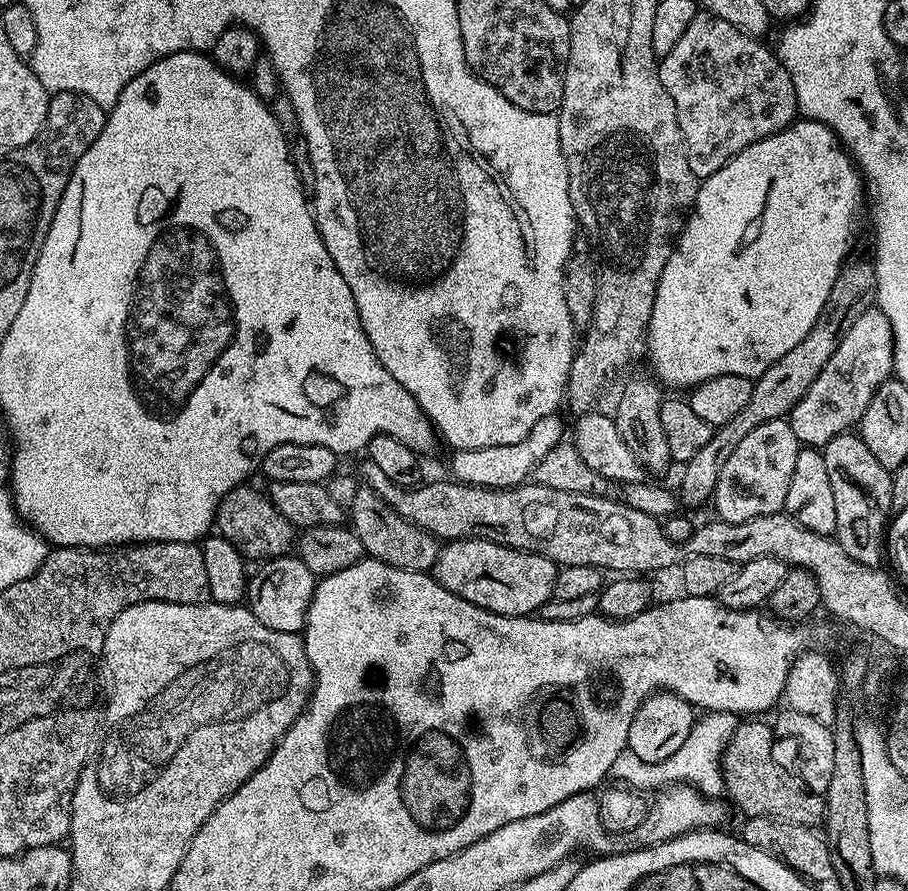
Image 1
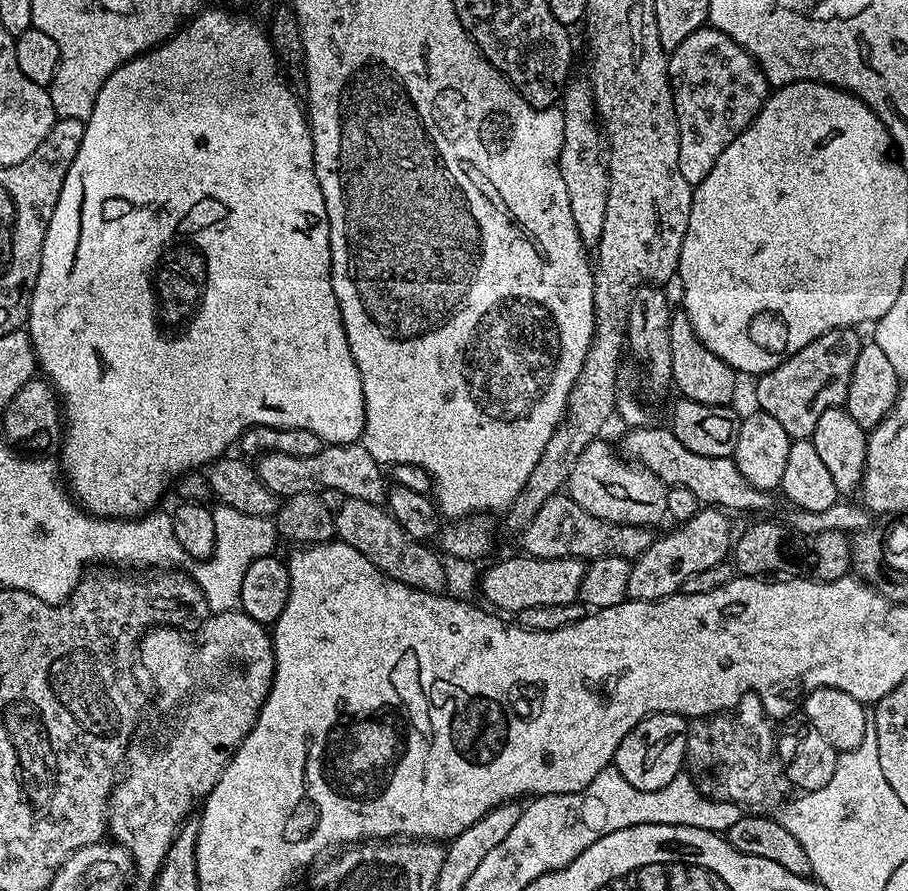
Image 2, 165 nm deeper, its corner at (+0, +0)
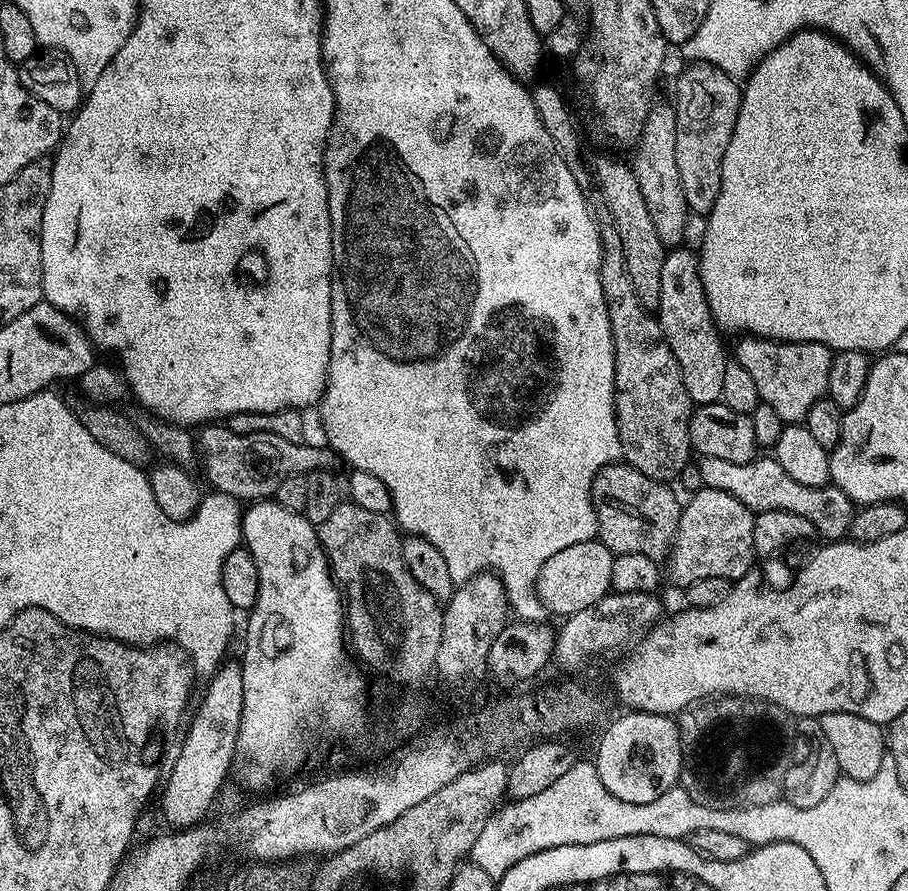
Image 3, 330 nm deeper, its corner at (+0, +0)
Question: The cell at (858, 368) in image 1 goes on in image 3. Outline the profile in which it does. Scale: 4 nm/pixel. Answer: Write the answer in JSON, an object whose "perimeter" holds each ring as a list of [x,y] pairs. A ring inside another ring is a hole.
{"perimeter":[[[745,335],[736,344],[734,360],[740,363],[755,383],[761,404],[774,406],[785,424],[799,424],[806,418],[814,402],[825,399],[830,382],[833,349],[818,342],[785,342]]]}

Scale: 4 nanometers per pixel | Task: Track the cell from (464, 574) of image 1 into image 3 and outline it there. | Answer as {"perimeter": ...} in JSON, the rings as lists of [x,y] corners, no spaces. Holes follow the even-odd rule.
{"perimeter":[[[599,538],[566,546],[566,550],[558,550],[554,558],[546,558],[538,574],[536,596],[544,603],[545,609],[551,615],[553,612],[557,618],[578,614],[578,610],[598,602],[598,598],[610,591],[610,566],[613,555],[614,553]]]}

